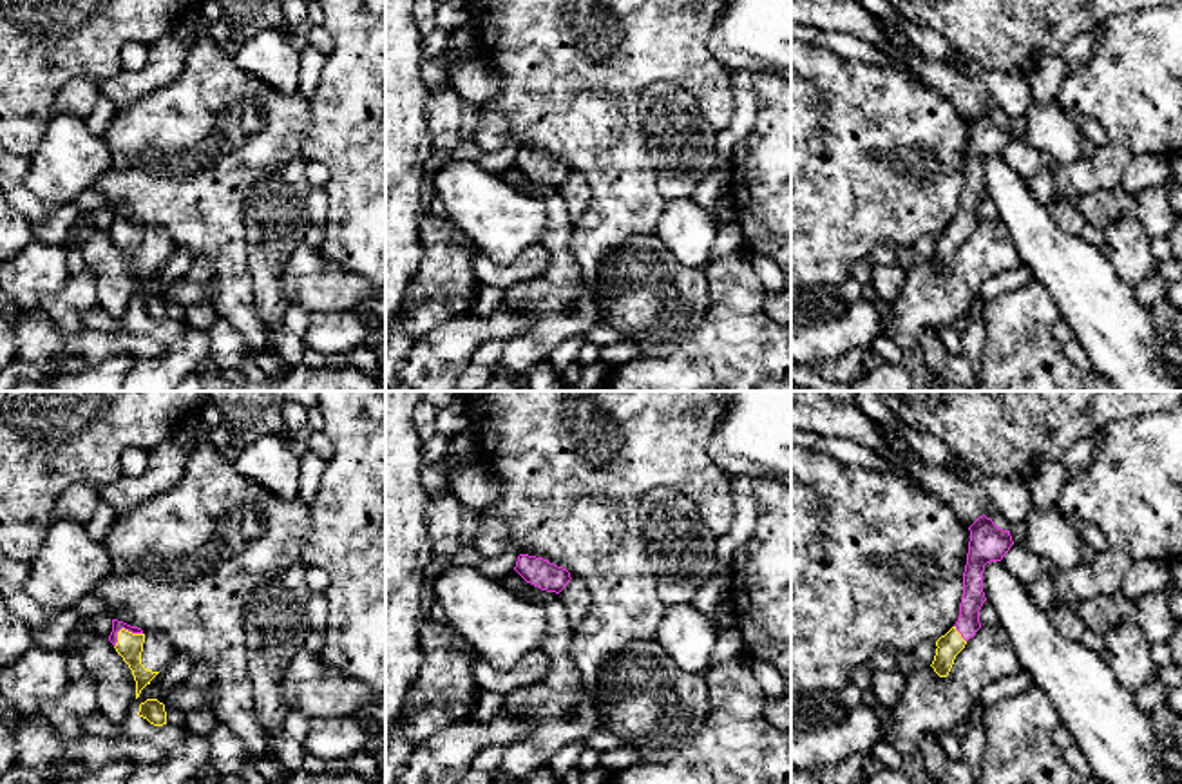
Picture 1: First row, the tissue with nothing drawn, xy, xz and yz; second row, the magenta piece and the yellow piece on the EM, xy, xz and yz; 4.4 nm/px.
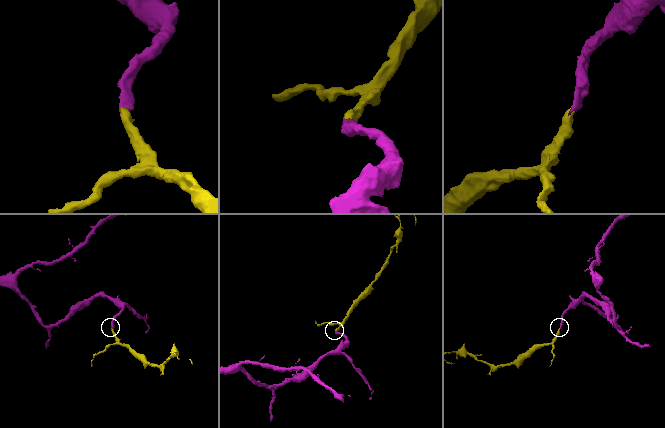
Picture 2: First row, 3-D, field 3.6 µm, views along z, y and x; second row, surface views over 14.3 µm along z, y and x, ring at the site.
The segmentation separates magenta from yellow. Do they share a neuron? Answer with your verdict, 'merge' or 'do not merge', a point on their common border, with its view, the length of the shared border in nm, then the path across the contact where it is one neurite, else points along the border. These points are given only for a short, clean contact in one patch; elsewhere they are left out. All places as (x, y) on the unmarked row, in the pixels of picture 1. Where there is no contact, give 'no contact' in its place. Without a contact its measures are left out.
merge; contact xy (122, 221); length 140 nm; way xy (116, 219), (122, 221), (129, 239)

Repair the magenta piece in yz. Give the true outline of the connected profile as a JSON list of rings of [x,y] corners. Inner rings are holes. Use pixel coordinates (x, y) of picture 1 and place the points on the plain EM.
[[[985,109],[970,121],[970,136],[967,159],[963,167],[963,192],[959,197],[959,212],[956,219],[936,235],[936,250],[932,263],[939,272],[947,272],[956,250],[965,243],[967,235],[981,223],[979,205],[987,196],[983,186],[983,165],[990,156],[1001,156],[1014,139],[1010,125],[999,123]]]

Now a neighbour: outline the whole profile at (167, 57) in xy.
[[[203,16],[176,24],[150,47],[148,62],[141,71],[121,69],[116,76],[100,83],[100,94],[110,98],[116,109],[125,109],[176,81],[183,72],[190,45],[205,27]]]

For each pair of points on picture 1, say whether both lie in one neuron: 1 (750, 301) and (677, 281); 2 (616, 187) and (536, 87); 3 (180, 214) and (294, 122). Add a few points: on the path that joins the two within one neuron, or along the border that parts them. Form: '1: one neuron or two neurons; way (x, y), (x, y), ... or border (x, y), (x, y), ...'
1: two neurons; border (705, 267), (706, 314), (695, 330)
2: one neuron; way (610, 162), (562, 113)
3: one neuron; way (207, 185), (218, 185), (265, 136)

